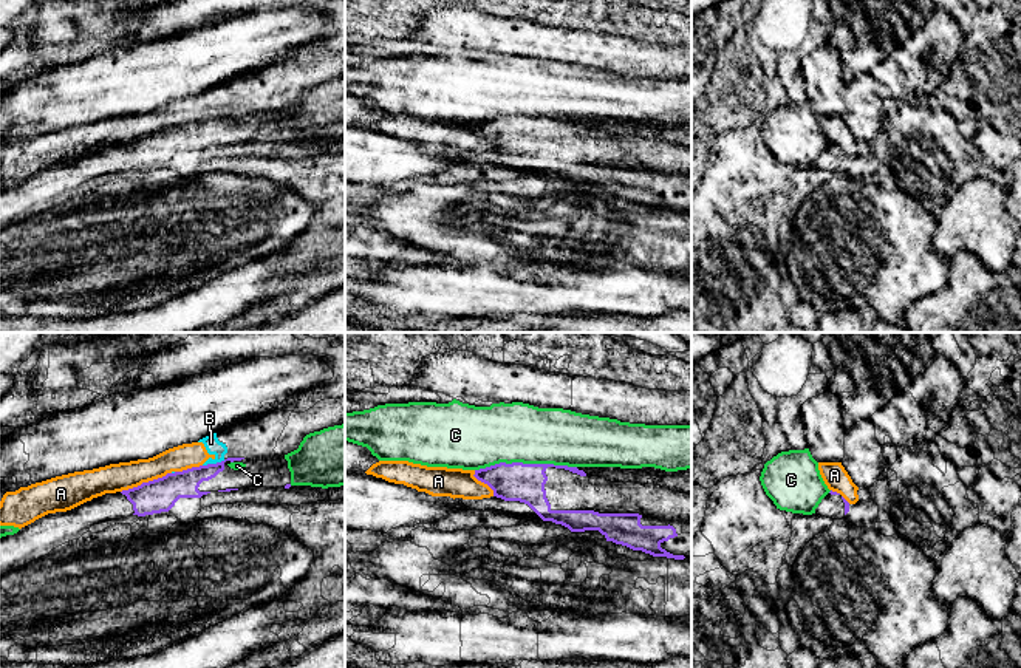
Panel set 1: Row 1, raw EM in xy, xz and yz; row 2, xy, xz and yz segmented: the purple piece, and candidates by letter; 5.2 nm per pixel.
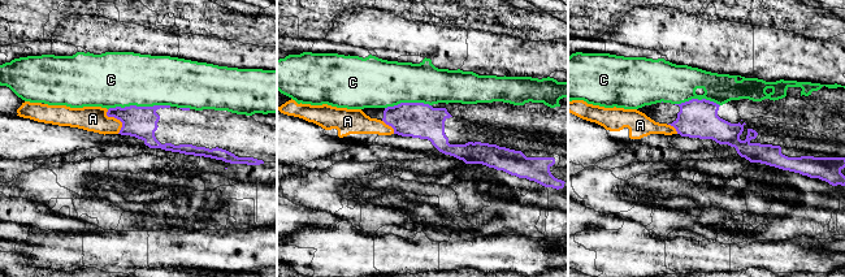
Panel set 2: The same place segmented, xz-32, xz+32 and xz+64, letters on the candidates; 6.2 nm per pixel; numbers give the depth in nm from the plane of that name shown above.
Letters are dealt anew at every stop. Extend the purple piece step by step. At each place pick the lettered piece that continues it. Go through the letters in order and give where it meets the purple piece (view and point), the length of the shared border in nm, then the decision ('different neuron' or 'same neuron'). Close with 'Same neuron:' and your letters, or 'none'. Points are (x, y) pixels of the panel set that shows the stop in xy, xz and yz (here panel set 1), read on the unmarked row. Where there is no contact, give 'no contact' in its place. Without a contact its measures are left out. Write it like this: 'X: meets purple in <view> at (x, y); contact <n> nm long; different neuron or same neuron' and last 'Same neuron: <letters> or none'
A: meets purple in xy at (146, 136); contact 280 nm long; different neuron
B: meets purple in xy at (214, 118); contact 120 nm long; different neuron
C: meets purple in xz at (525, 118); contact 550 nm long; different neuron
Same neuron: none

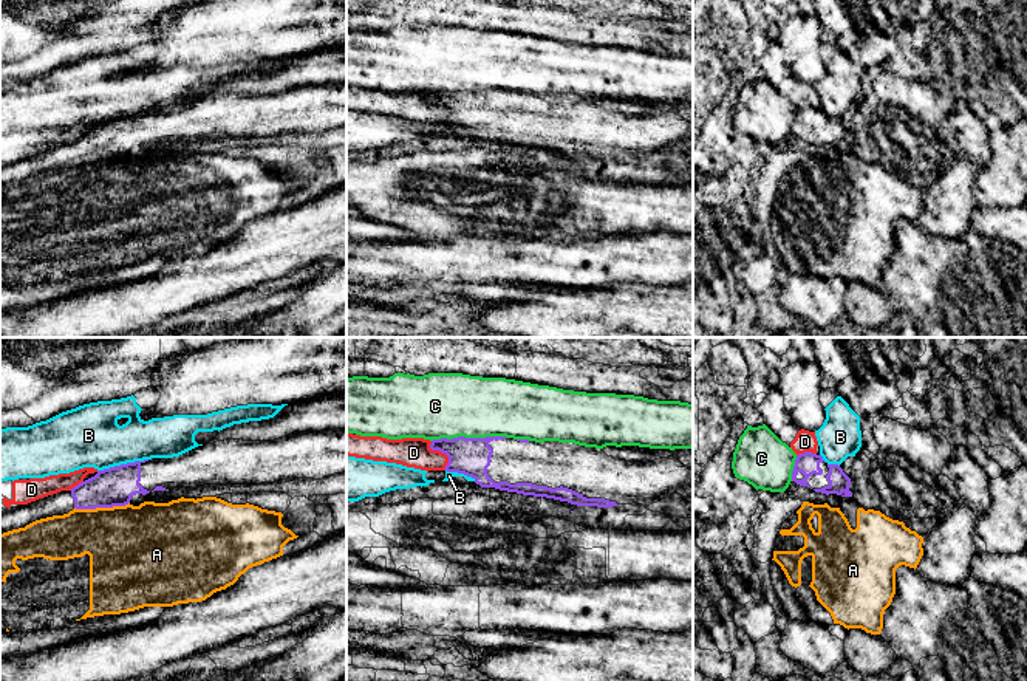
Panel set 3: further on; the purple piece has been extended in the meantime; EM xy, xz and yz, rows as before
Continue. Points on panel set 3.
A: meets purple in xy at (101, 160); contact 280 nm long; different neuron
B: meets purple in xy at (122, 118); contact 280 nm long; different neuron
C: meets purple in xz at (469, 92); contact 400 nm long; different neuron
D: meets purple in xz at (443, 106); contact 170 nm long; different neuron
Same neuron: none

